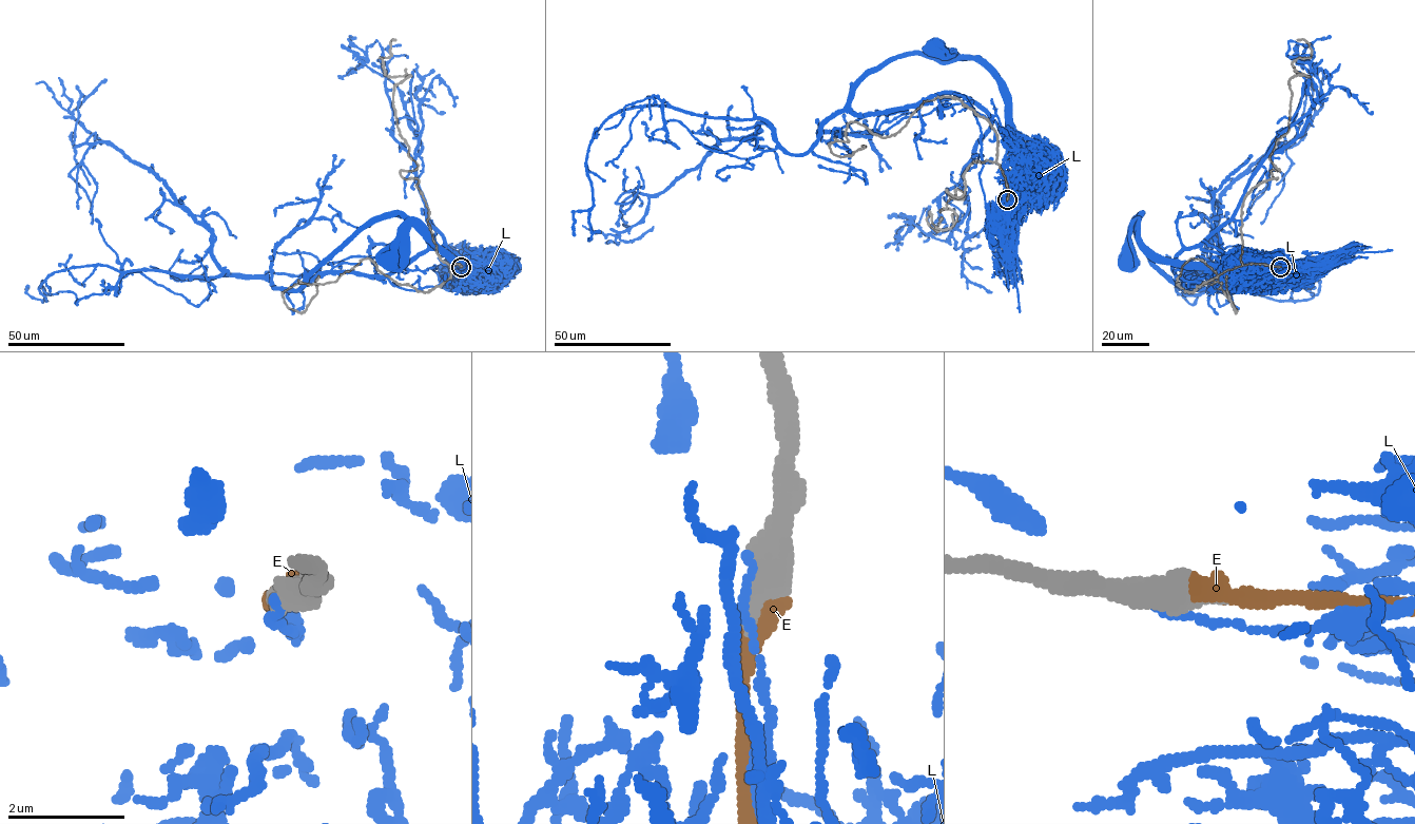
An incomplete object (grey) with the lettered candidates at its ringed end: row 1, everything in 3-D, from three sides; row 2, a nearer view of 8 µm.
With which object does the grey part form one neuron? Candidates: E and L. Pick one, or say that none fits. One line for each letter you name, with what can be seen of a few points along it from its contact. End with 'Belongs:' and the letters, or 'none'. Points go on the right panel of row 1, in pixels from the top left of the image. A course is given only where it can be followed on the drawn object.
E: course (1280, 267), (1310, 267), (1328, 260)
Belongs: E

